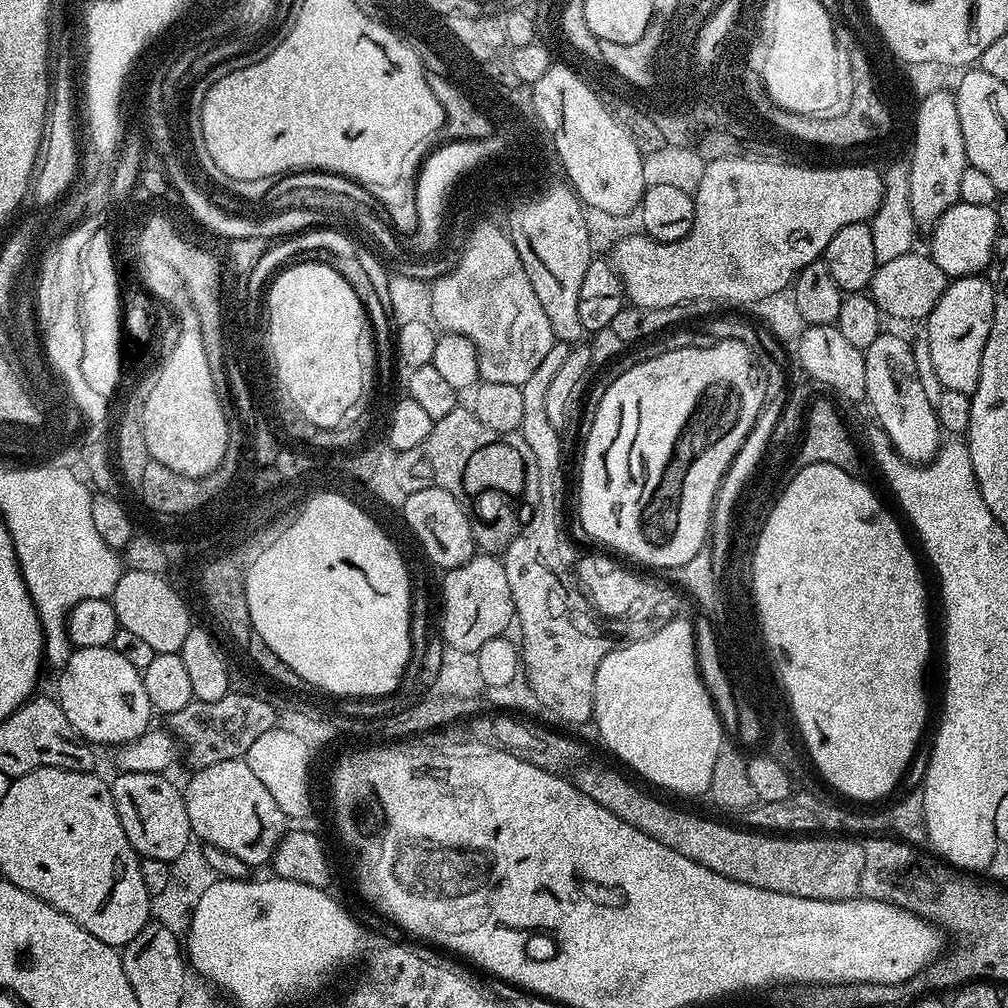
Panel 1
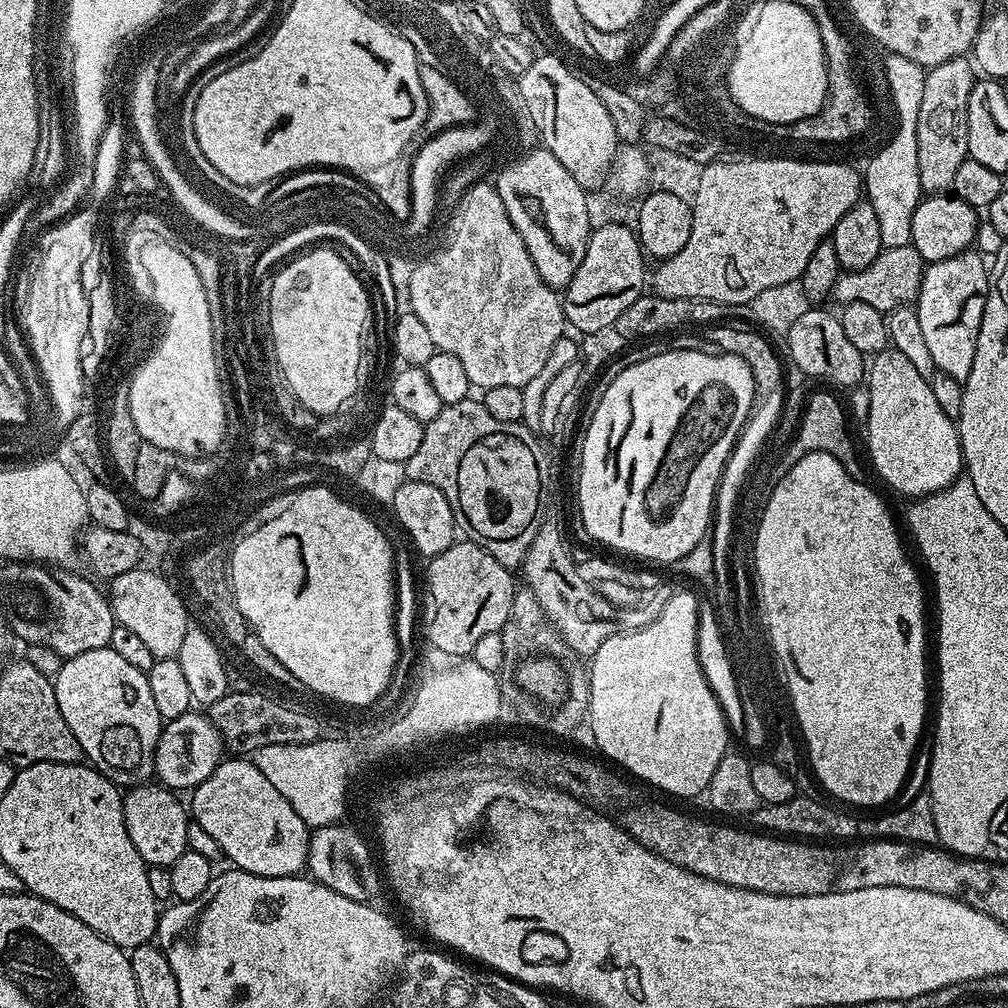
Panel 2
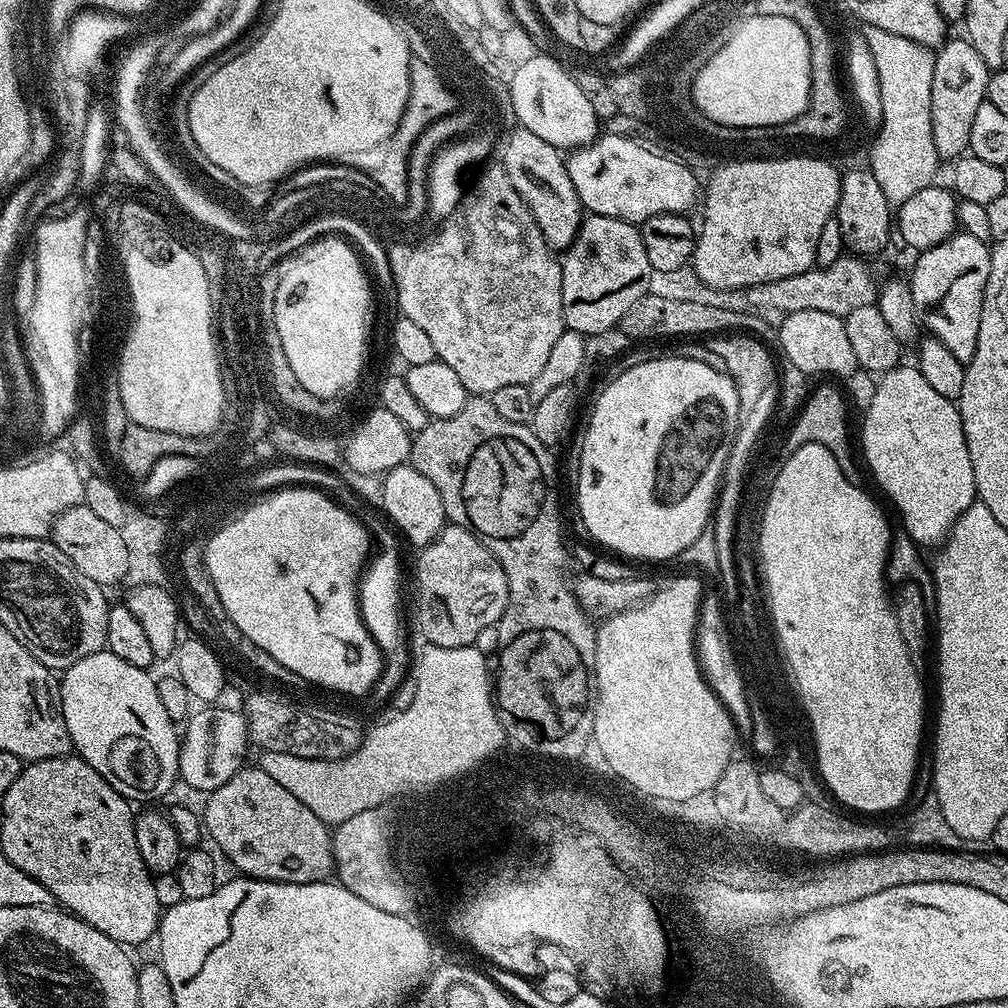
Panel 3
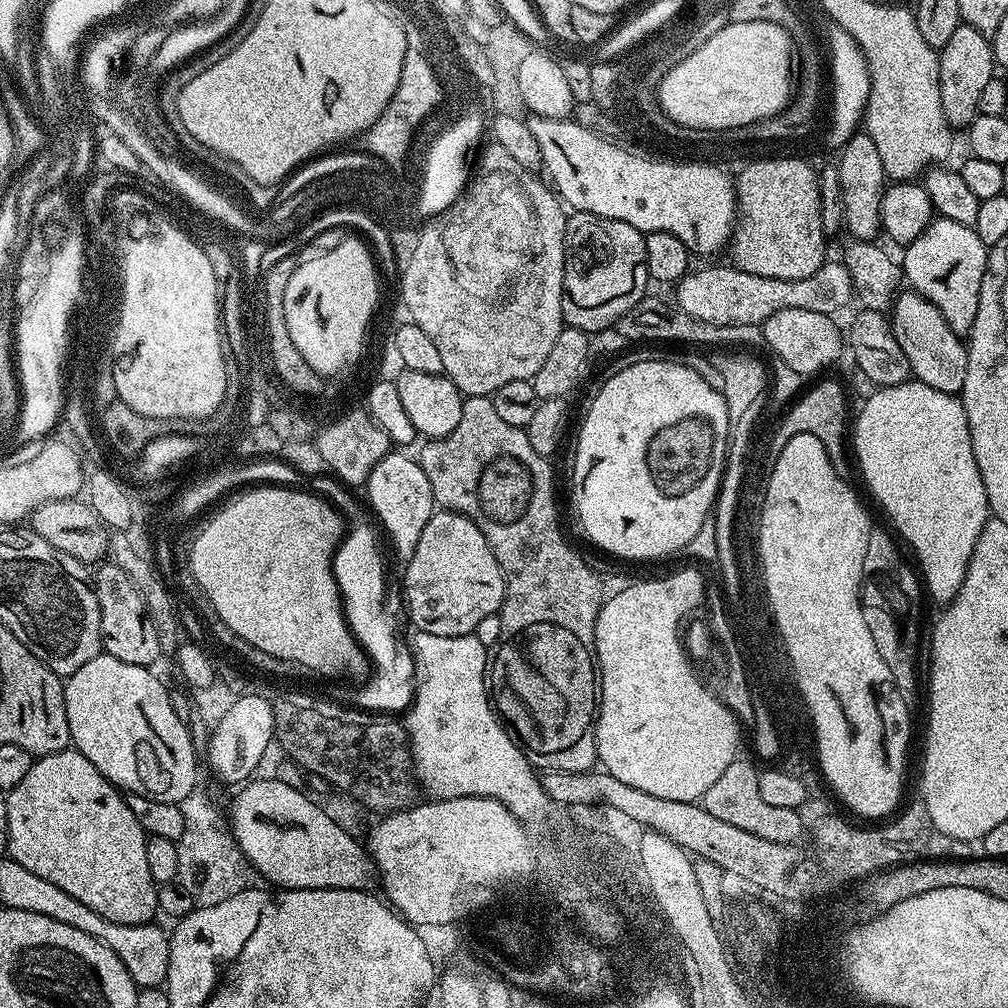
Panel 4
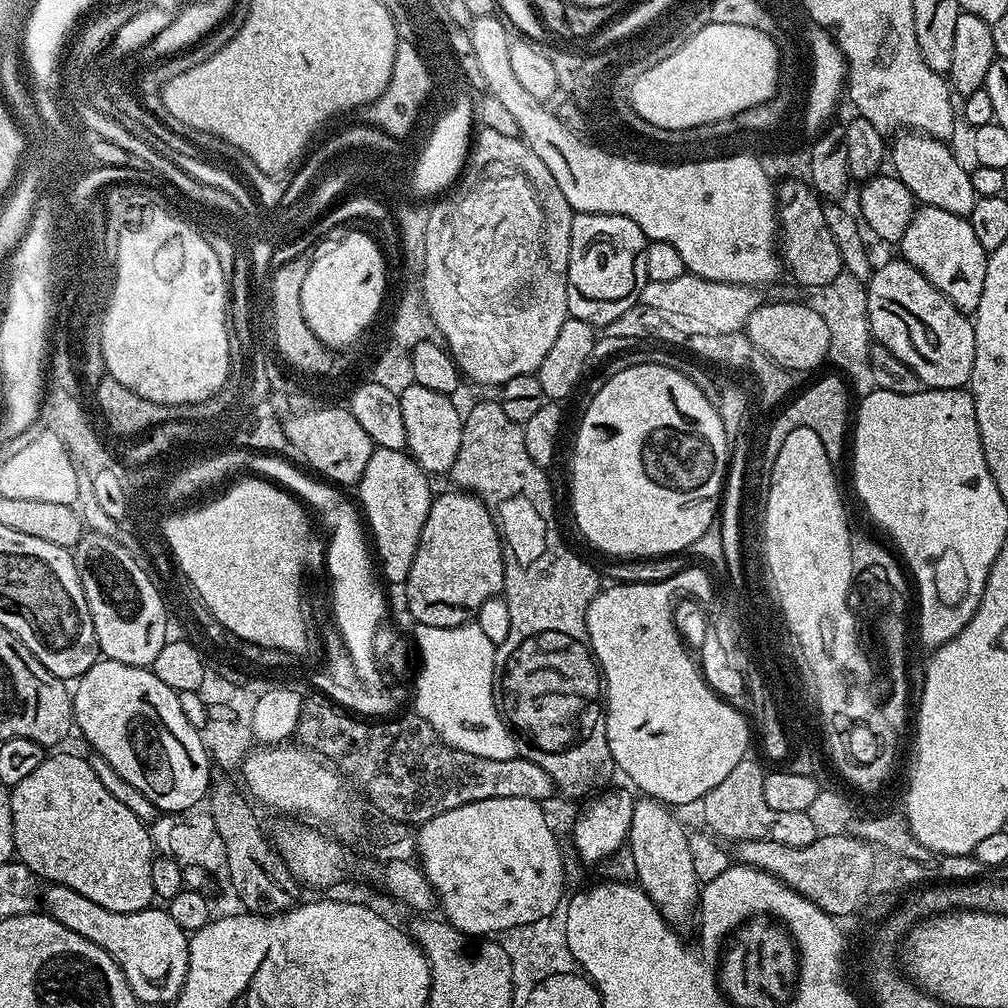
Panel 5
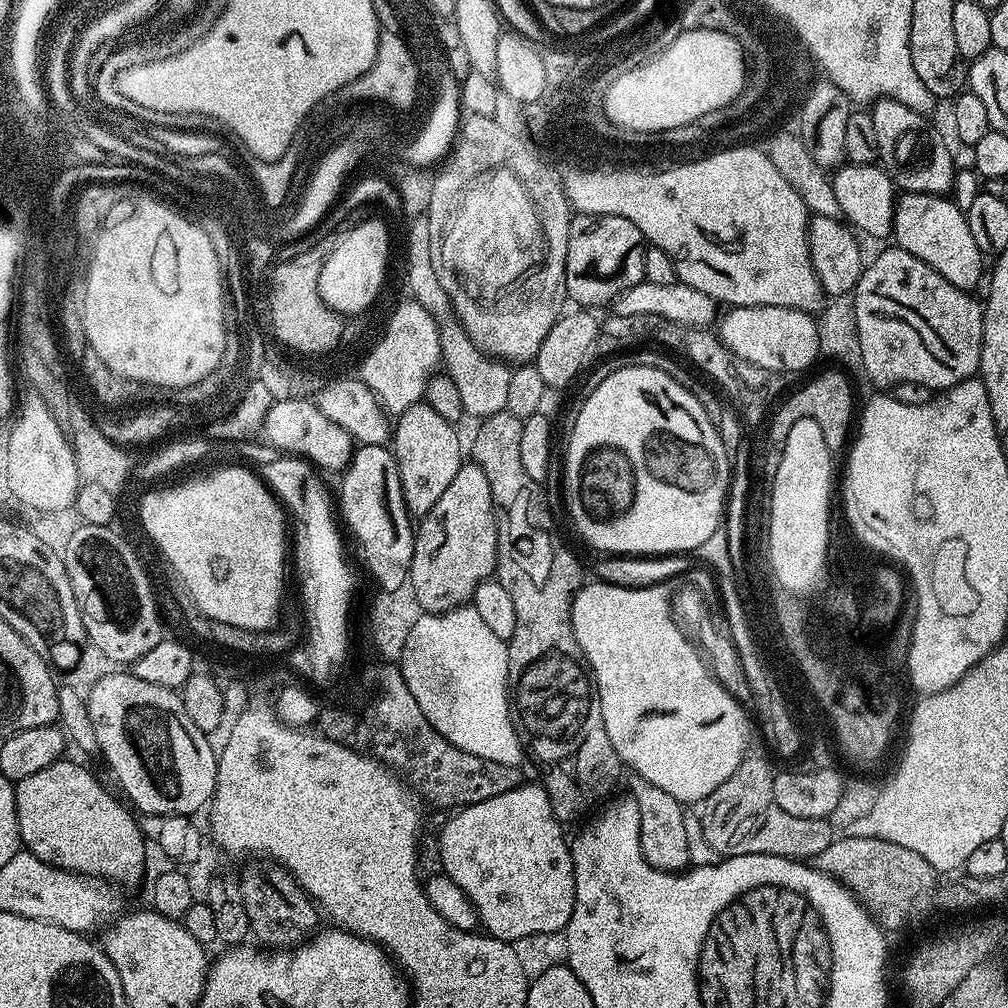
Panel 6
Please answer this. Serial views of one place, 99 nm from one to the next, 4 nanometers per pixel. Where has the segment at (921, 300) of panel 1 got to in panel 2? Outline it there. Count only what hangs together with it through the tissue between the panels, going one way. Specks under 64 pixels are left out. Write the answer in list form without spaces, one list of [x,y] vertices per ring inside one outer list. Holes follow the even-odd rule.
[[[911,244],[883,249],[878,254],[878,258],[874,258],[874,262],[866,266],[866,270],[841,274],[832,288],[831,299],[837,300],[837,305],[840,306],[866,302],[866,306],[874,306],[874,310],[890,313],[895,308],[911,305],[919,296],[925,267],[926,262]]]

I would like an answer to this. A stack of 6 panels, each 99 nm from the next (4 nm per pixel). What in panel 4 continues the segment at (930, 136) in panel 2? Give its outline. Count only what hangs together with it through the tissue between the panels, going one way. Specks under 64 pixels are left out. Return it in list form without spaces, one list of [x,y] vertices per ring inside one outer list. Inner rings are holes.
[[[961,23],[954,30],[950,42],[939,49],[940,57],[940,93],[942,94],[942,114],[946,114],[953,129],[964,130],[976,119],[980,107],[978,98],[986,87],[986,82],[994,78],[994,61],[992,58],[992,41],[974,26]]]

